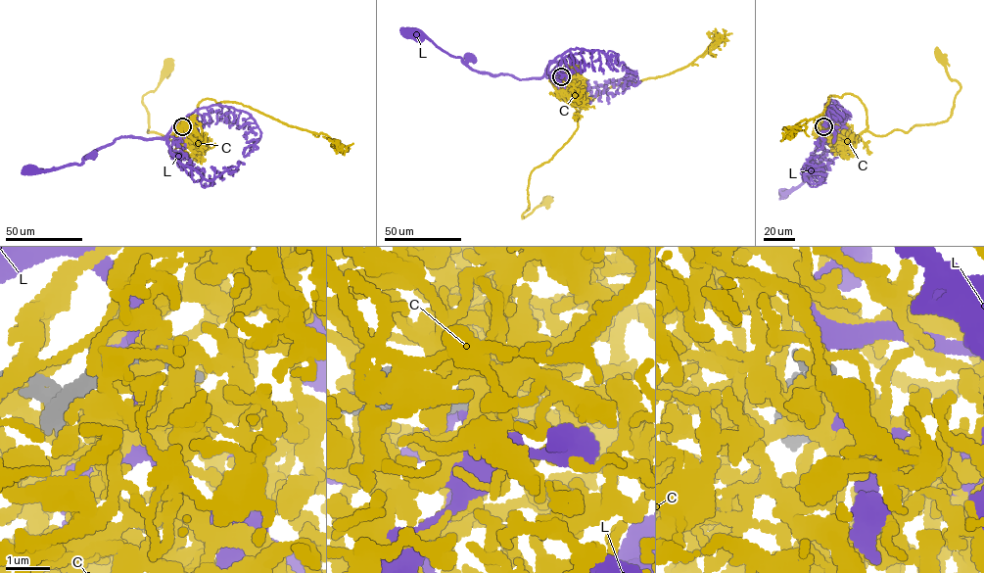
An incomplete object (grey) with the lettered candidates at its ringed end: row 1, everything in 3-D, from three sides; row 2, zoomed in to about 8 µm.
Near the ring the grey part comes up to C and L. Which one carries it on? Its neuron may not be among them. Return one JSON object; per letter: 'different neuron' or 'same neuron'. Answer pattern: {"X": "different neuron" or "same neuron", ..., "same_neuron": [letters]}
{"C": "same neuron", "L": "different neuron", "same_neuron": ["C"]}

